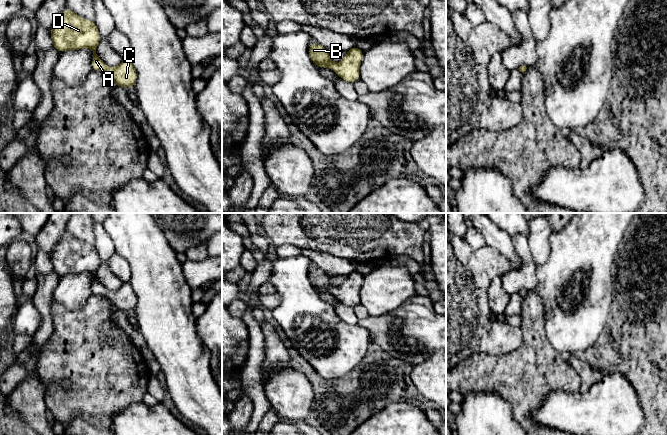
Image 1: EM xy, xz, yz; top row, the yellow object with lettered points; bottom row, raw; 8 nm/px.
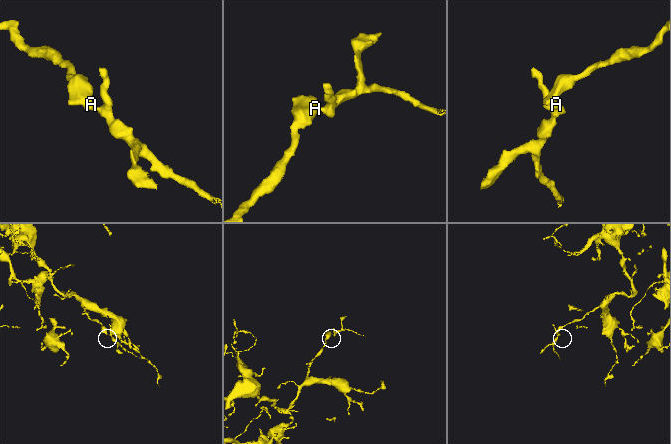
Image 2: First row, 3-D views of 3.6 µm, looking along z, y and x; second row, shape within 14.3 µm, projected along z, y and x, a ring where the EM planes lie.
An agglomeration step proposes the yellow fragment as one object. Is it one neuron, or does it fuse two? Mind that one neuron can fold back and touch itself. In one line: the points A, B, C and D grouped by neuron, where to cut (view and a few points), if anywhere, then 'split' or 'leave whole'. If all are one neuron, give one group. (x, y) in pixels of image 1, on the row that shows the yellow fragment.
groups A B C D; cut none; leave whole

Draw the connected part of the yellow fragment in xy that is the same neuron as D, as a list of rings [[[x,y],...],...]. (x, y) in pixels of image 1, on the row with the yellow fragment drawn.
[[[67,7],[50,30],[53,47],[57,51],[89,48],[93,52],[92,69],[107,72],[120,87],[135,87],[137,72],[129,58],[123,58],[116,67],[108,67],[96,54],[101,35],[94,21],[88,21]]]

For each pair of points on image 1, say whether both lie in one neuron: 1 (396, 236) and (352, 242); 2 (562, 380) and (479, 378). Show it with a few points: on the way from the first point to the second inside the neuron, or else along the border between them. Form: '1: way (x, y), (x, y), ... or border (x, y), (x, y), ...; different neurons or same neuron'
1: way (385, 236), (363, 236); same neuron
2: way (541, 378), (500, 378); same neuron

